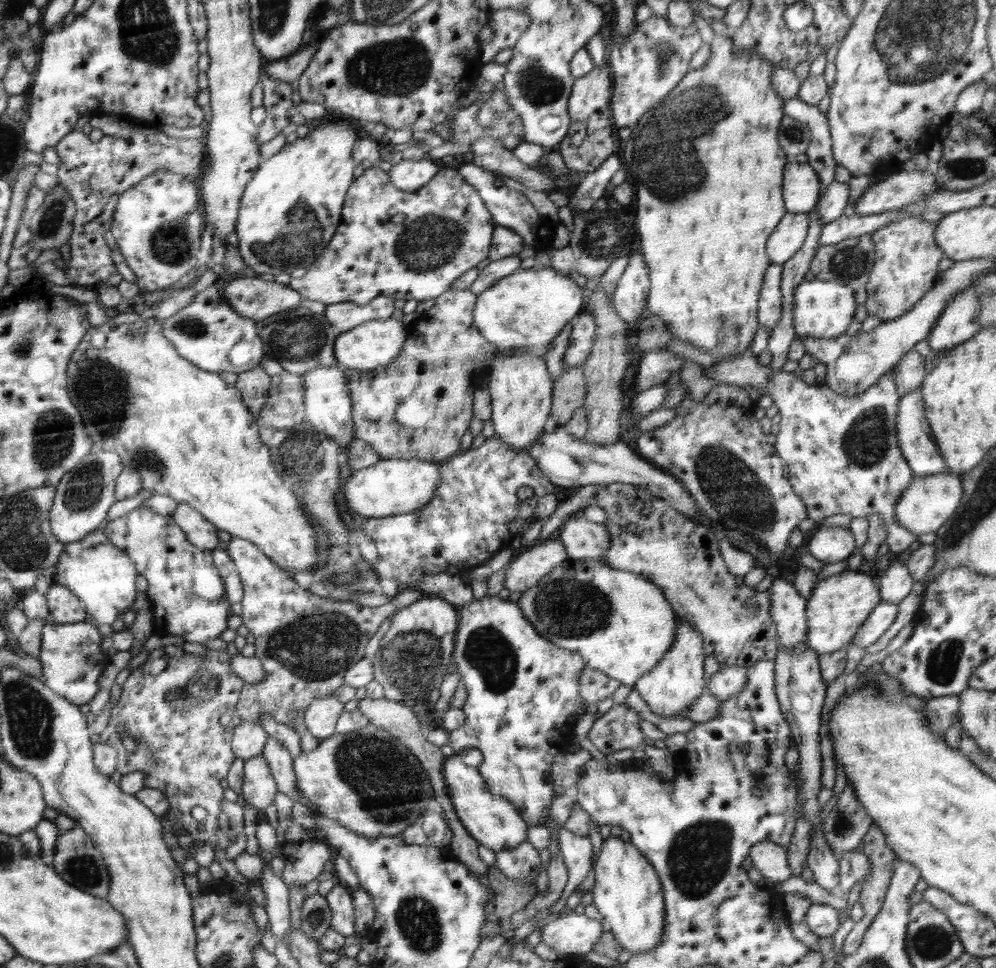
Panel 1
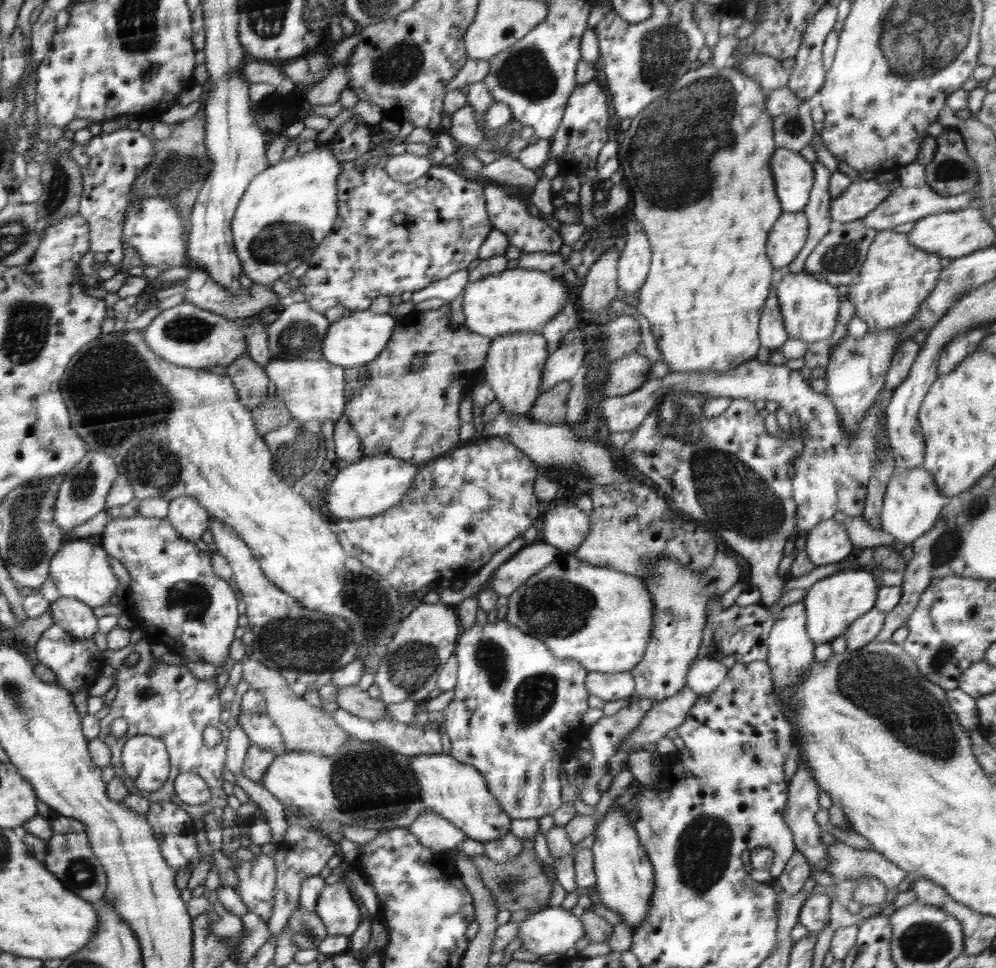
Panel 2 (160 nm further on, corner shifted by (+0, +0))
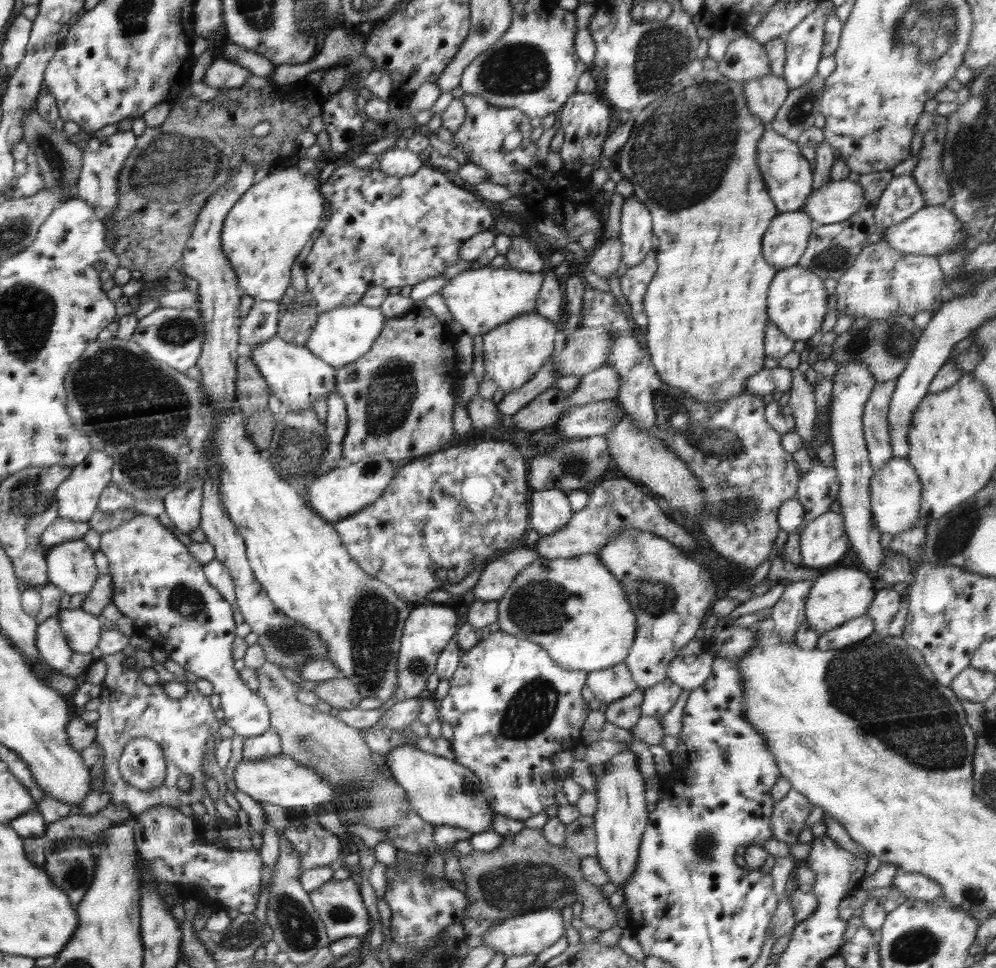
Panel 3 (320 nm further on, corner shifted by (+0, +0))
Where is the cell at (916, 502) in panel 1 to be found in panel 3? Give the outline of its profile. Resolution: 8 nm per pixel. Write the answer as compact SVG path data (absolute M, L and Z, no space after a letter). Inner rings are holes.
M893 456L879 471L873 472L869 485L872 517L881 534L888 533L894 536L922 524L919 523L920 502L922 502L921 484L917 472L907 459Z

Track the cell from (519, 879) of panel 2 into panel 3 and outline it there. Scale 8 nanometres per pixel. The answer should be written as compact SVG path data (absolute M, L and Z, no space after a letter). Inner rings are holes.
M524 827L518 834L506 835L500 847L490 852L473 850L470 854L457 855L459 867L463 877L461 880L466 884L465 897L468 901L466 916L461 925L466 936L483 935L496 919L507 919L522 916L527 912L536 912L548 908L562 911L566 906L580 901L583 909L580 918L587 928L598 928L600 931L608 930L617 926L618 917L616 910L610 907L608 898L600 892L600 887L593 885L584 878L581 871L581 857L578 857L565 845L551 845L544 836L541 828Z

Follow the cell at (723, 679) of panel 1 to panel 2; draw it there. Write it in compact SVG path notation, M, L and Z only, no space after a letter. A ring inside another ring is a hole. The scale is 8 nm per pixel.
M711 658L696 659L686 673L686 687L697 695L712 692L721 685L728 671L728 666Z

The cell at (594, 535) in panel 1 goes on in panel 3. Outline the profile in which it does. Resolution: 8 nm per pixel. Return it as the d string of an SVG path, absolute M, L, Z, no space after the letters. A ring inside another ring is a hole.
M552 489L548 491L534 491L530 497L530 530L535 530L540 537L552 536L566 528L573 518L567 494Z

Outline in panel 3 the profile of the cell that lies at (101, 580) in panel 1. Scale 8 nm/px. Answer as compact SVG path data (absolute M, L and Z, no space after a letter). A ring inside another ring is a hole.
M82 539L70 540L48 548L49 583L60 588L64 594L88 594L99 575L95 556L96 552Z

